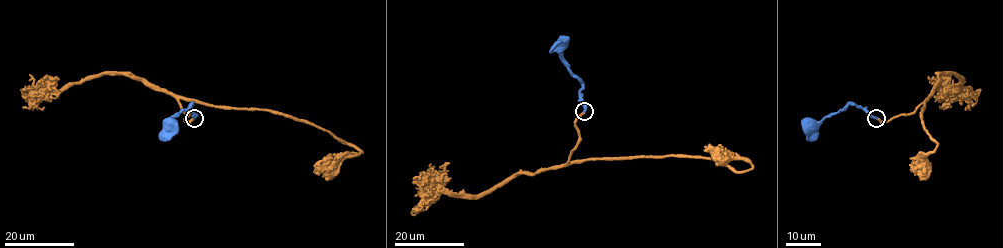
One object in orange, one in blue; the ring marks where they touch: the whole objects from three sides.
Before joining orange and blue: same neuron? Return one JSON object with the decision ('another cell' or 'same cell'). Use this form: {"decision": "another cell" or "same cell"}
{"decision": "same cell"}

